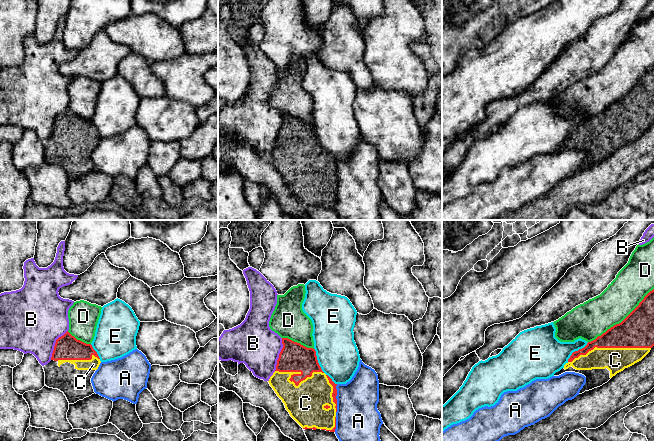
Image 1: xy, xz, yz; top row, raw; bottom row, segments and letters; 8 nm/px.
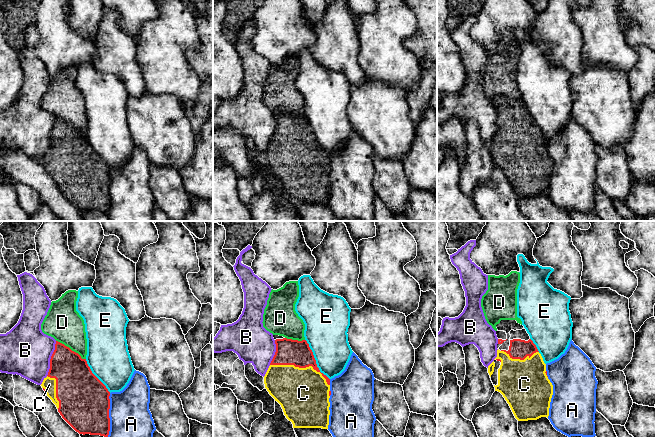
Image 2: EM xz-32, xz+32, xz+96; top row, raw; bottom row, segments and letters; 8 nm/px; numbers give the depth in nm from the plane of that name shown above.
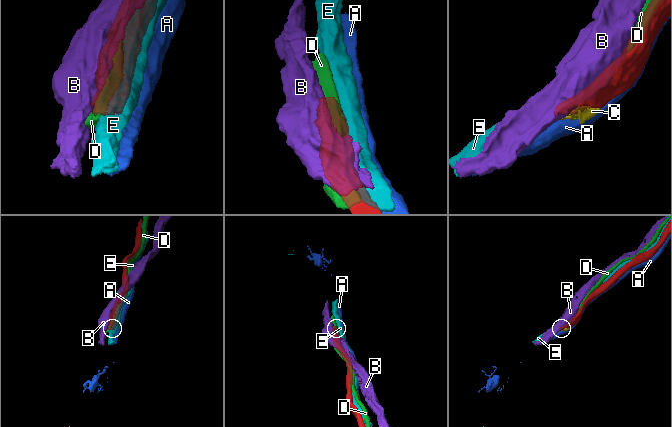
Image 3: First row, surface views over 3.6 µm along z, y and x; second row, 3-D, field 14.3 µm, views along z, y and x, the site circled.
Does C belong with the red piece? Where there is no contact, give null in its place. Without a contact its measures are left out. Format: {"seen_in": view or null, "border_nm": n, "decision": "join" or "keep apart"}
{"seen_in": "yz", "border_nm": 650, "decision": "join"}

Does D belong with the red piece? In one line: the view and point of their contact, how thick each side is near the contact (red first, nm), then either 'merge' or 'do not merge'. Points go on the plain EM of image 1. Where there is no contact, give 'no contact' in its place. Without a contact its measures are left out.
contact yz (622, 97); calibres 280 and 300 nm; do not merge

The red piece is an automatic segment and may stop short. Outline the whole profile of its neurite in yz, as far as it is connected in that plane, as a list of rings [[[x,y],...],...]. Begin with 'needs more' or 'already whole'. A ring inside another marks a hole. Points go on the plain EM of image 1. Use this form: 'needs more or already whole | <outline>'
needs more | [[[654,65],[650,67],[639,81],[619,100],[608,105],[595,116],[588,118],[587,121],[572,129],[564,145],[573,143],[576,146],[605,145],[610,147],[610,154],[623,147],[635,139],[641,137],[654,122]]]

